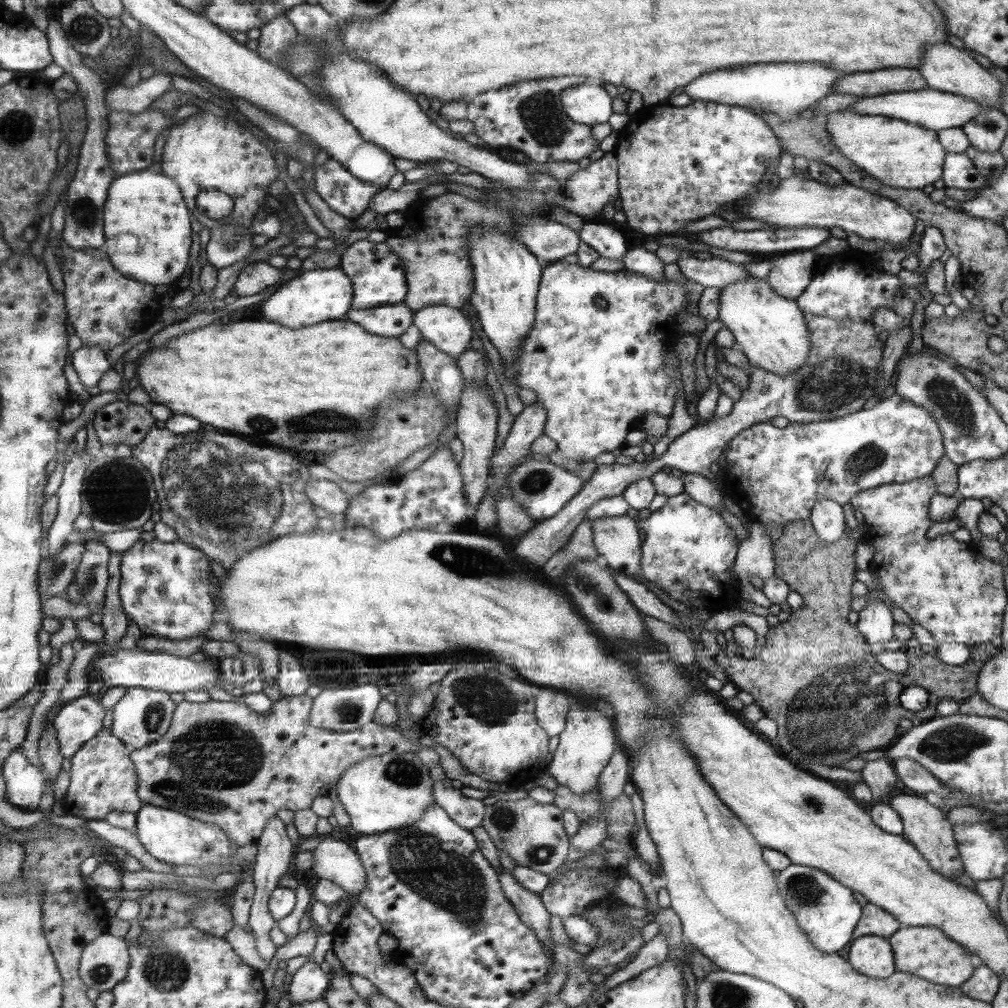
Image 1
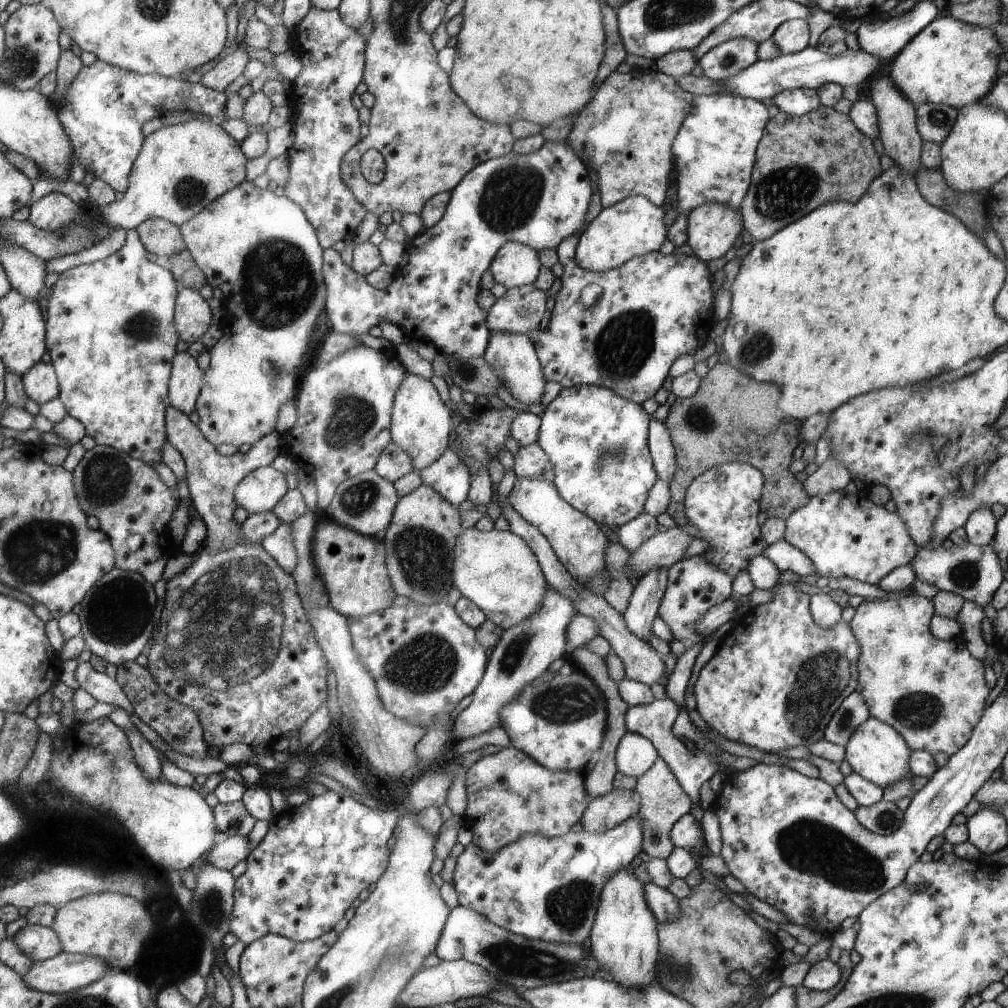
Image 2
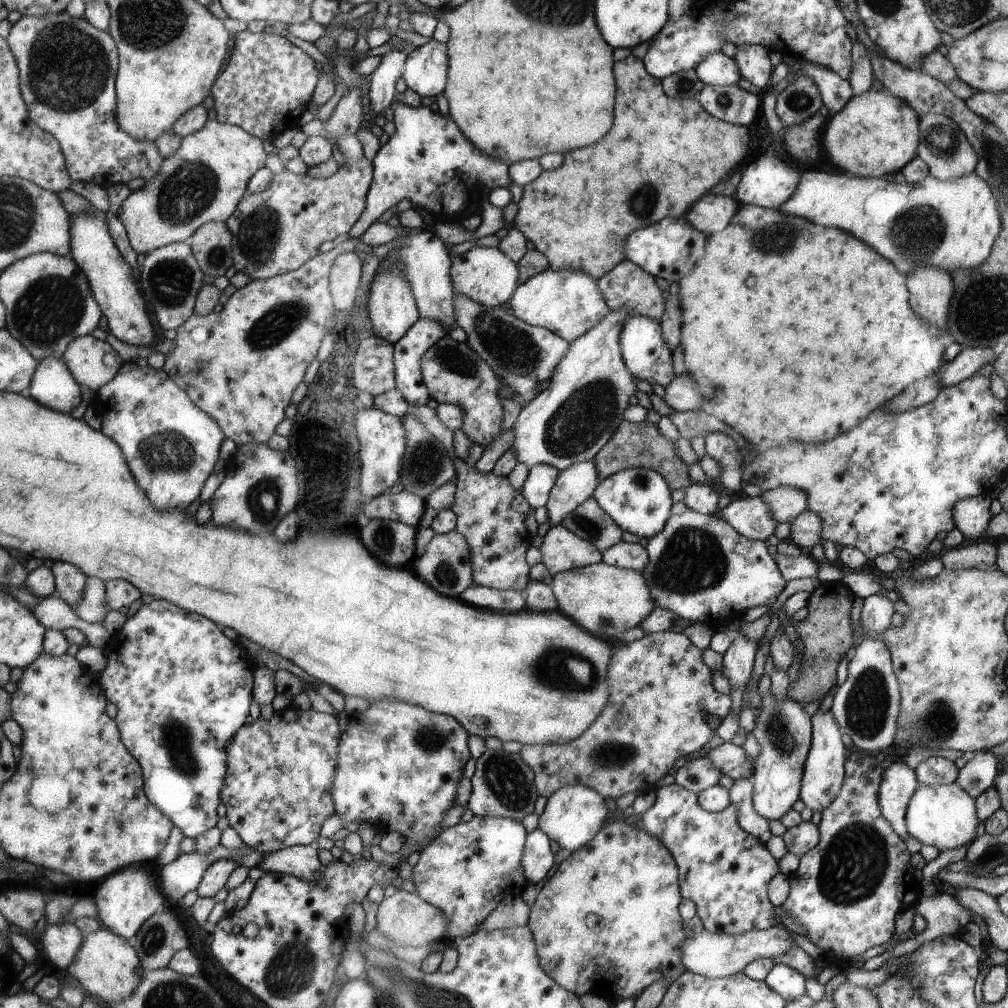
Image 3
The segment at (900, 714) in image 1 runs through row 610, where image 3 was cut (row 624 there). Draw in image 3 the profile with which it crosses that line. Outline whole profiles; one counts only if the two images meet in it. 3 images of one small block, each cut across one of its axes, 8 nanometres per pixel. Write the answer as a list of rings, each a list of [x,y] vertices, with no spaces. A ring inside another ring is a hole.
[[[840,581],[821,583],[811,593],[807,603],[809,614],[795,626],[804,644],[804,656],[797,679],[788,688],[790,701],[800,704],[822,702],[827,692],[839,682],[836,674],[839,663],[853,645],[850,614],[855,600],[853,593]]]

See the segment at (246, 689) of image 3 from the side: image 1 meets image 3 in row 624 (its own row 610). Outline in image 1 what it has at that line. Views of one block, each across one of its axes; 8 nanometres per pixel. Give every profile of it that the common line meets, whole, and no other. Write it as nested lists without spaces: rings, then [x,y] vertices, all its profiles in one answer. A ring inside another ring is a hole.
[[[139,539],[123,557],[123,607],[143,636],[188,640],[203,635],[216,622],[212,590],[217,578],[204,551],[178,540],[147,543]]]

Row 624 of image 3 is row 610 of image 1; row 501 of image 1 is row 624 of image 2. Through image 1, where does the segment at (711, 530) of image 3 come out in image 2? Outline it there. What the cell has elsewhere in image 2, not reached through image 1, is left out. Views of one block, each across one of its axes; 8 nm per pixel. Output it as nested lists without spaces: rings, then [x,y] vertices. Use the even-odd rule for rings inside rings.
[[[698,554],[681,558],[668,569],[667,587],[660,604],[658,616],[669,626],[672,636],[689,646],[703,642],[703,637],[697,630],[702,616],[718,603],[730,599],[733,592],[733,577],[728,572],[722,573],[712,560]]]

